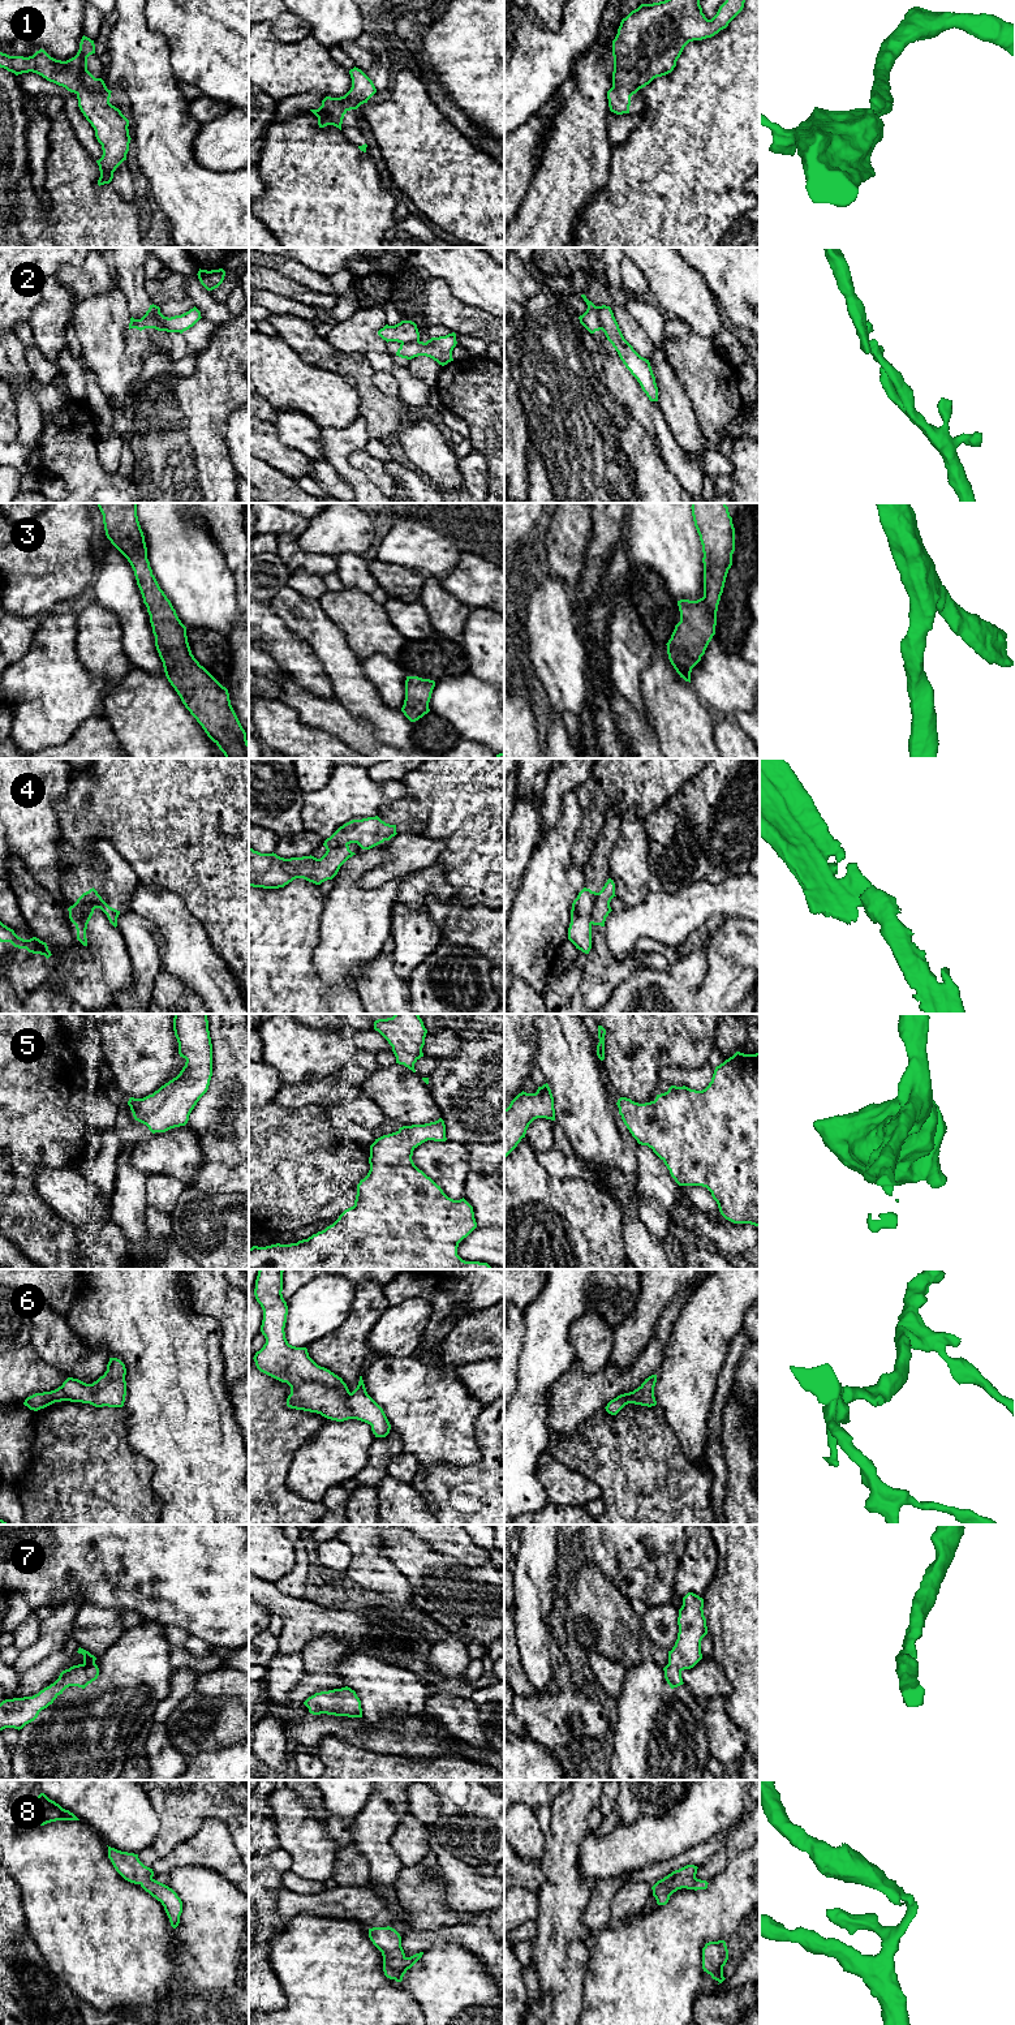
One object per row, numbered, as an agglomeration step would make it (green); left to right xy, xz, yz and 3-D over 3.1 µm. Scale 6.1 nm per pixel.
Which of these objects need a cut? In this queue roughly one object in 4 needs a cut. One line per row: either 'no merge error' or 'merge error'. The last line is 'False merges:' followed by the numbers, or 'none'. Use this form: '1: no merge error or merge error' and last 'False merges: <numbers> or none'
1: no merge error
2: merge error
3: no merge error
4: merge error
5: no merge error
6: no merge error
7: no merge error
8: no merge error
False merges: 2, 4

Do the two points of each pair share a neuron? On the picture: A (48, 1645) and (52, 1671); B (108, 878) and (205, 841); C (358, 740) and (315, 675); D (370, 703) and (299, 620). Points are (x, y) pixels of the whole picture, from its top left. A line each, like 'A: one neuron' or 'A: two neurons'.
A: two neurons
B: two neurons
C: two neurons
D: one neuron

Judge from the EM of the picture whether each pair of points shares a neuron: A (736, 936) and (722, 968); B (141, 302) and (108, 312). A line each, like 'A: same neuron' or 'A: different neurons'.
A: same neuron
B: different neurons

